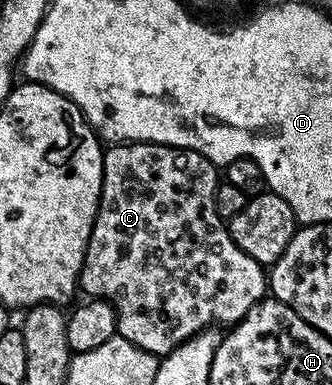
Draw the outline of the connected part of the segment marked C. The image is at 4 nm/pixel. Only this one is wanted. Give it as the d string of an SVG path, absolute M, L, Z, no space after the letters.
M150 141L131 143L112 143L104 149L104 182L100 192L100 202L96 218L90 231L88 246L84 252L84 262L80 268L79 288L89 294L89 298L98 301L109 301L116 308L116 332L119 336L130 339L134 347L163 355L174 351L182 342L190 340L195 333L216 327L231 327L241 321L259 301L265 300L270 289L265 266L260 265L250 255L246 255L234 243L228 234L226 222L220 218L214 207L214 195L218 184L218 169L210 159L206 159L193 149L176 149L173 145L153 145Z

